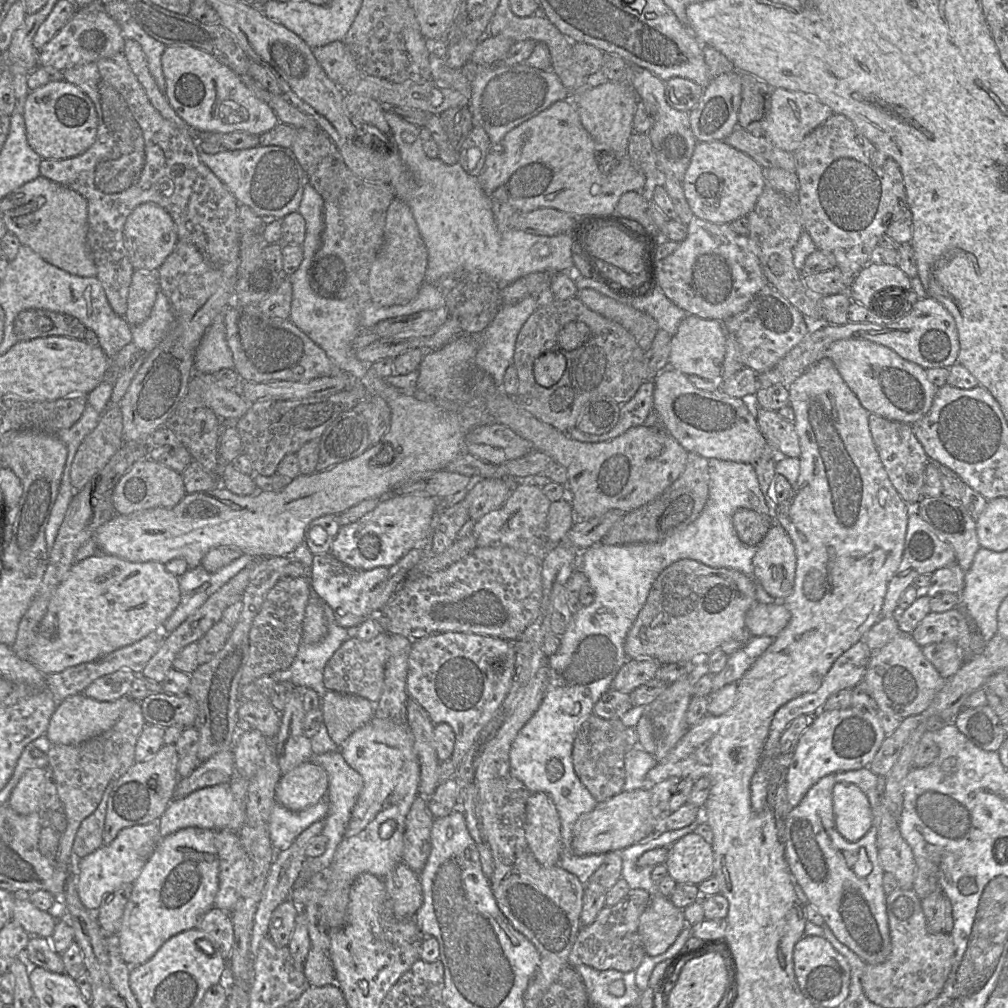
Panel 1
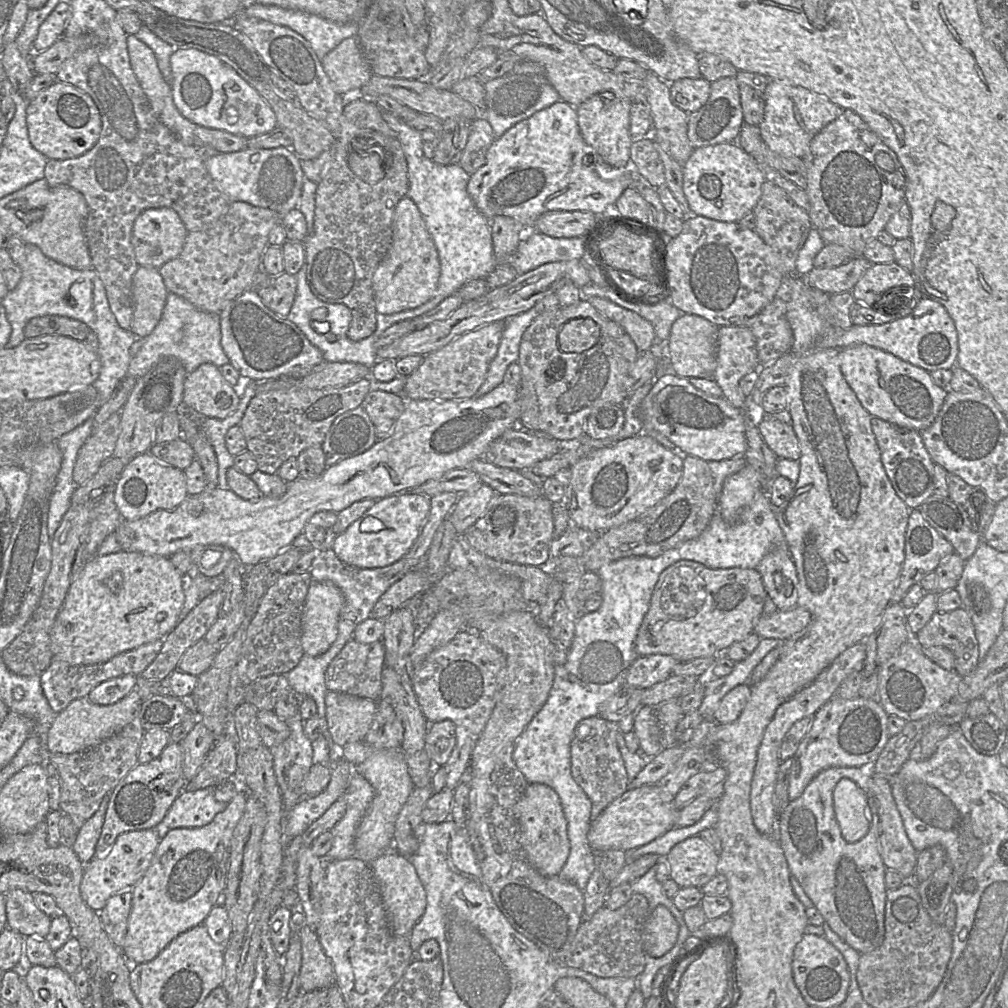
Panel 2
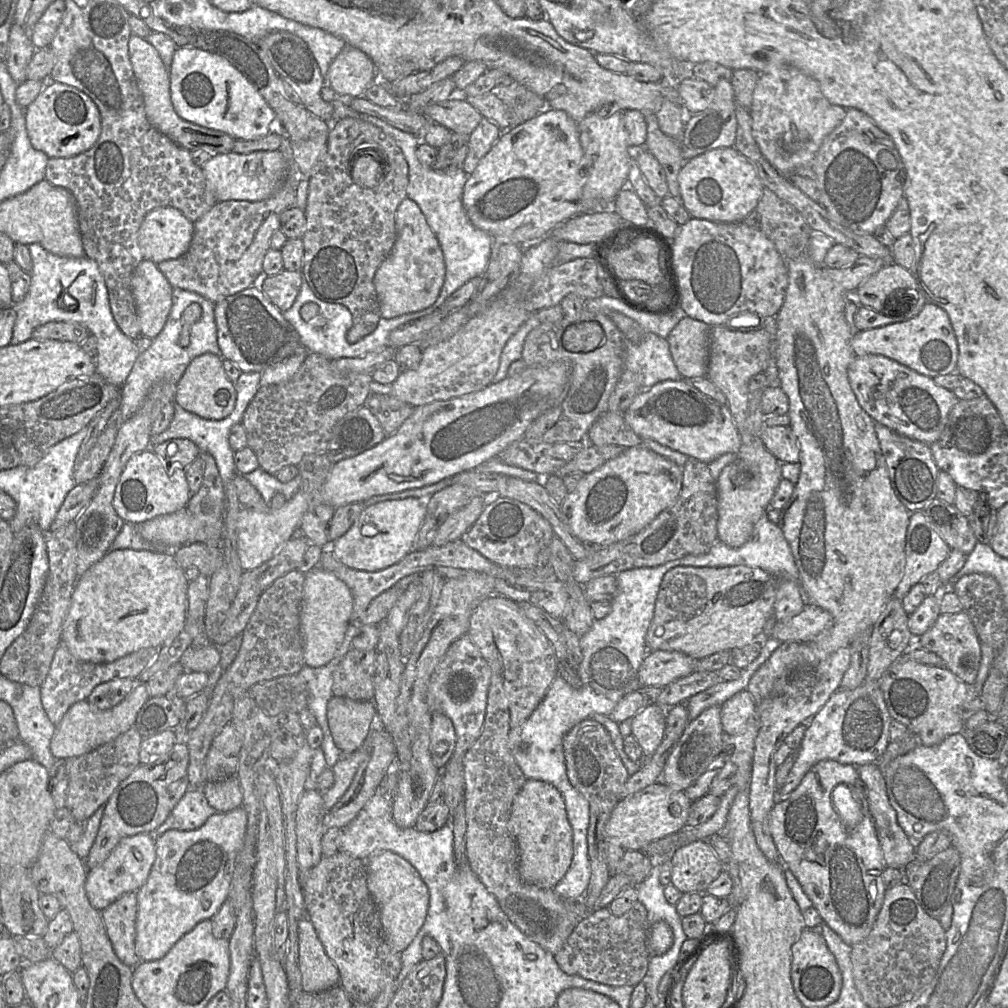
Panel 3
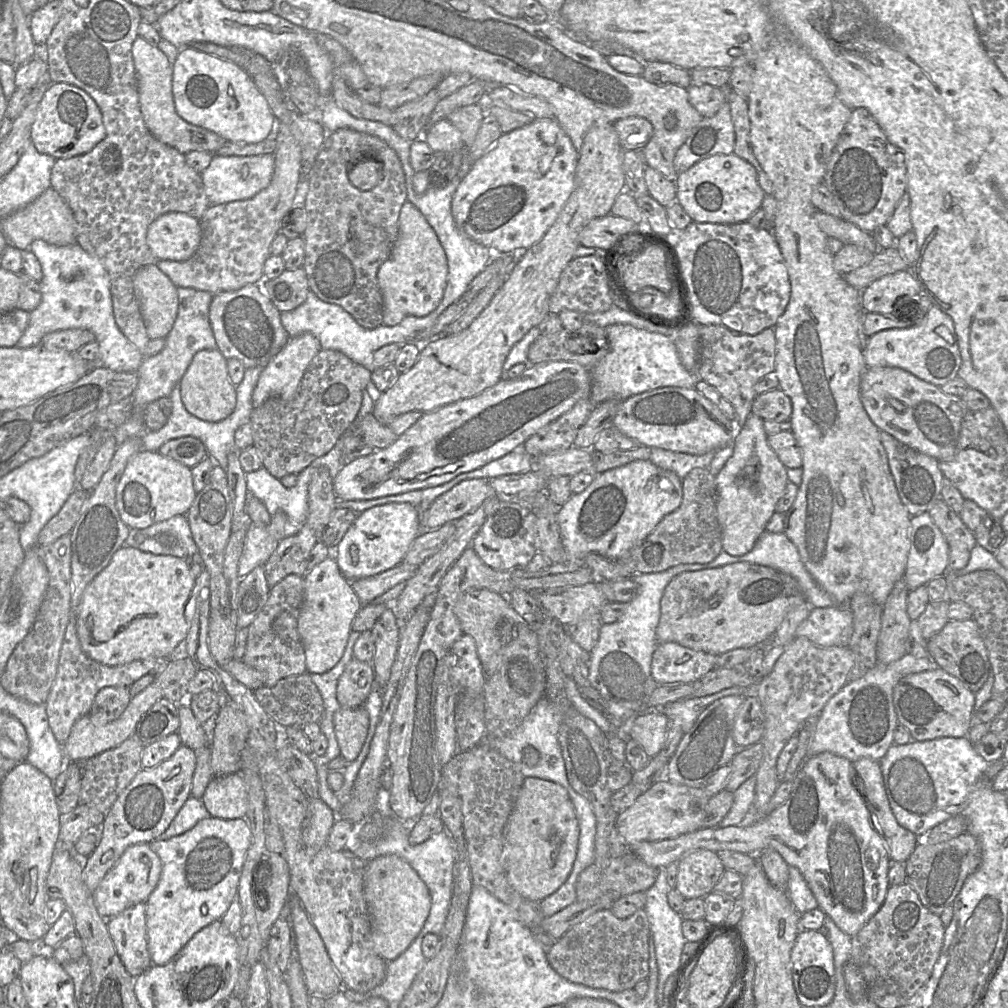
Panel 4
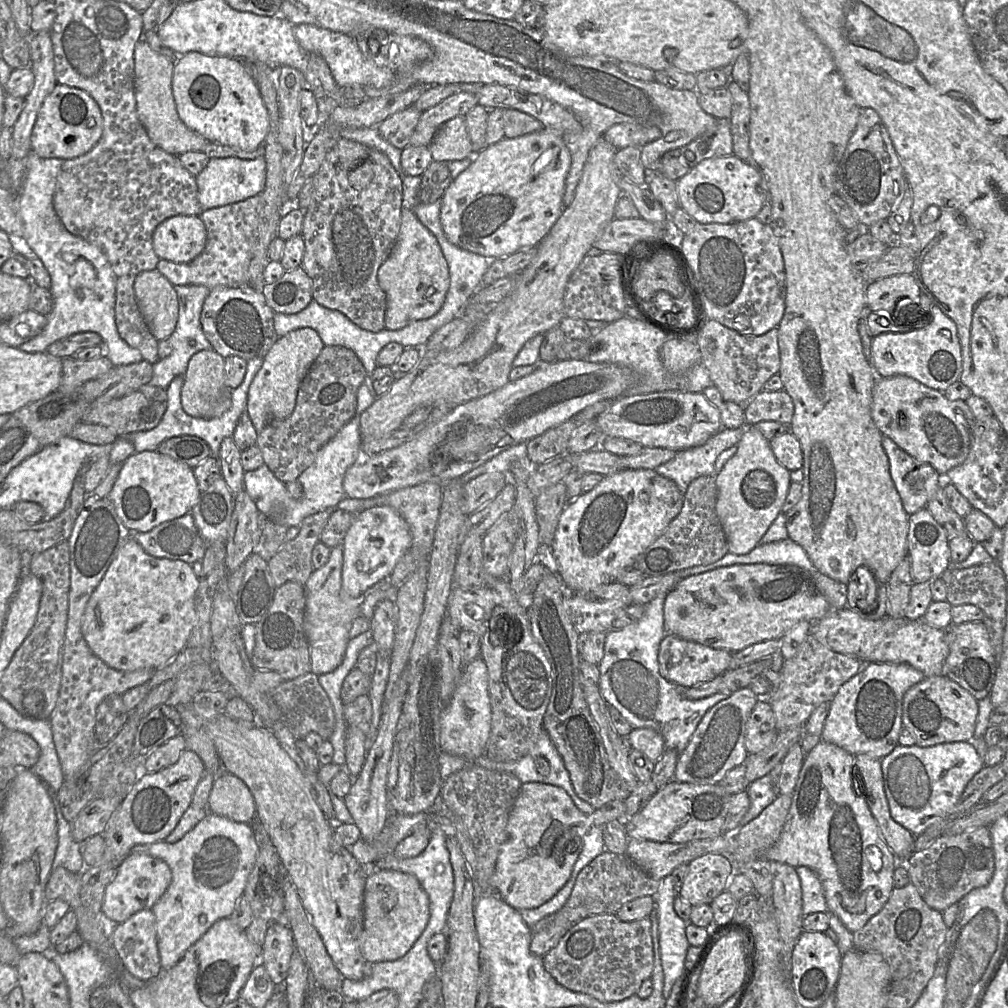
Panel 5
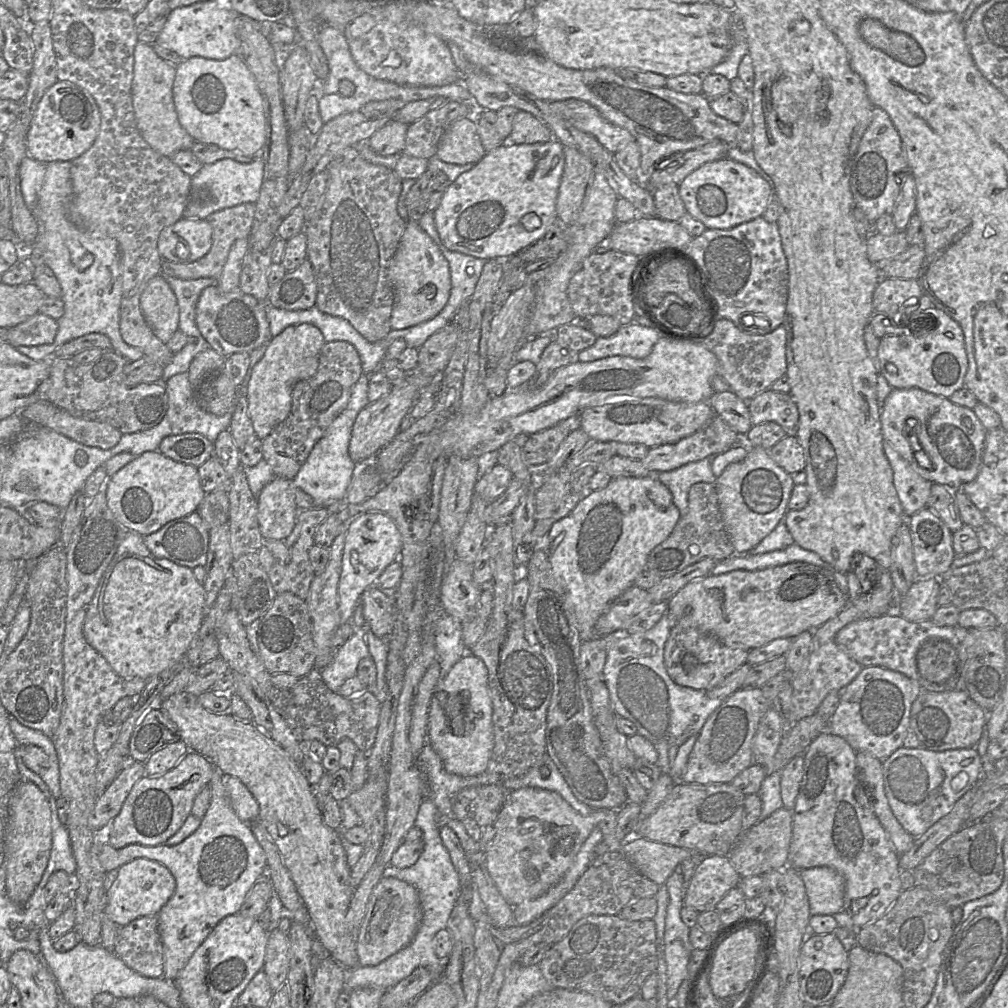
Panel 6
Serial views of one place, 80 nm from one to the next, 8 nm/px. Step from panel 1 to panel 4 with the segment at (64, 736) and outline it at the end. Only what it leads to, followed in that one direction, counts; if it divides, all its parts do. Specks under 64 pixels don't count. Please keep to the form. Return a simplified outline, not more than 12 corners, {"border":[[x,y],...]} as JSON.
{"border":[[153,683],[131,697],[122,715],[95,726],[89,715],[62,746],[67,761],[119,746],[142,715],[162,698]]}

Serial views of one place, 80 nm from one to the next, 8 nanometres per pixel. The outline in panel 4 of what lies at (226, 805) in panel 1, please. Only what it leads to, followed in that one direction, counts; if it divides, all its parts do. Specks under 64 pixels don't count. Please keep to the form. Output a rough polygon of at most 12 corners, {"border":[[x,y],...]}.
{"border":[[190,796],[158,839],[185,834],[210,814]]}

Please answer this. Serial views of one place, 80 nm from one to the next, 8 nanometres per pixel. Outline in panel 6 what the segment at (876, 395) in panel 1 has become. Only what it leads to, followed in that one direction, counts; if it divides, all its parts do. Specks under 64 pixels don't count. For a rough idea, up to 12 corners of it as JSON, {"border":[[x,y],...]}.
{"border":[[918,388],[880,408],[888,441],[926,480],[978,475],[987,430]]}

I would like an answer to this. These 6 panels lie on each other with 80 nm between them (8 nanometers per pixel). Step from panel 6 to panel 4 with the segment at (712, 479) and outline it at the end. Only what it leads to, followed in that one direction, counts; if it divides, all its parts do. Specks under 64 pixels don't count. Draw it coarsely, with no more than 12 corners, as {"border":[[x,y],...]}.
{"border":[[651,448],[650,461],[681,480],[709,468],[718,450],[702,455]]}

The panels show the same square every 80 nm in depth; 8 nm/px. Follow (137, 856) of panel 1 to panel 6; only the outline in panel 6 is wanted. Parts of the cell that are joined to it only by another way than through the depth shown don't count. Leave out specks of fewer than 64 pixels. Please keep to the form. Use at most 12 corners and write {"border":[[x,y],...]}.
{"border":[[136,858],[106,888],[118,927],[157,916],[175,891],[163,864]]}

